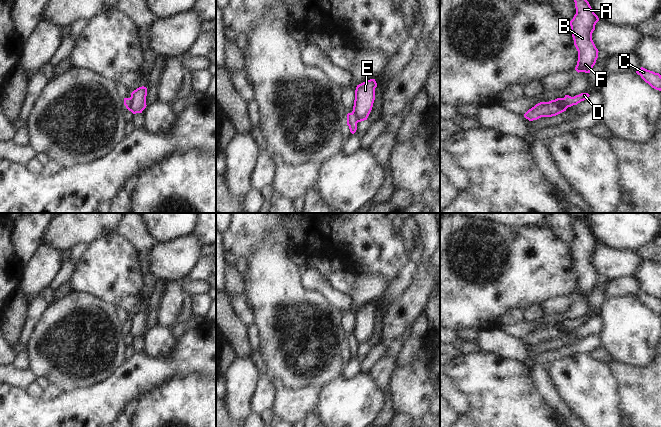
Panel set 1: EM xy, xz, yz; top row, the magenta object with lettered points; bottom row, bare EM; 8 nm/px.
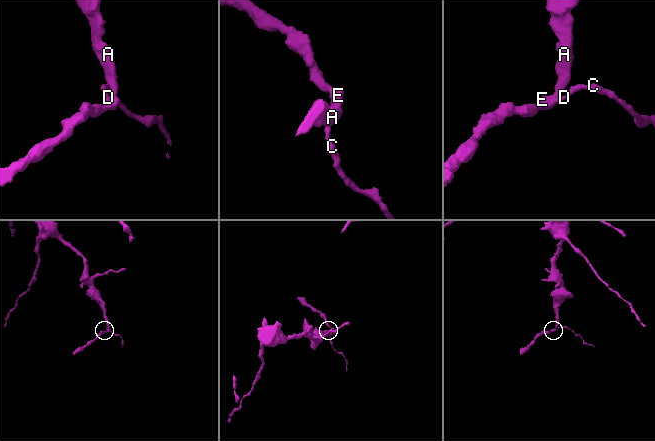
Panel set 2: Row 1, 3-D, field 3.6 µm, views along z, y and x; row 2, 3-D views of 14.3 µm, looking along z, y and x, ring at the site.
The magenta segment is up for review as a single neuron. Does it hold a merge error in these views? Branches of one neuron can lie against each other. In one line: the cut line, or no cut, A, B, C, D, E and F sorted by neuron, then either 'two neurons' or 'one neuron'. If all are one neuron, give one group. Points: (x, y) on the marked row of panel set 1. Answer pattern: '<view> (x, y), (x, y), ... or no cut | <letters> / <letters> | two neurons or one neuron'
yz (566, 95), (565, 102), (568, 106) | A B E F / C D | two neurons

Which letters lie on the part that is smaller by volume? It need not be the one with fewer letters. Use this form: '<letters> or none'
C, D

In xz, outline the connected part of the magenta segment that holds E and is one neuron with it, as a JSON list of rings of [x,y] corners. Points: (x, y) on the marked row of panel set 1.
[[[375,79],[357,85],[352,113],[356,116],[358,122],[367,120],[375,100],[376,87]]]

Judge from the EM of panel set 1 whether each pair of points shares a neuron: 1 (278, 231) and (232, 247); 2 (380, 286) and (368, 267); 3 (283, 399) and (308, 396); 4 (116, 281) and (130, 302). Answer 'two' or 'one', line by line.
1: one
2: two
3: one
4: two

